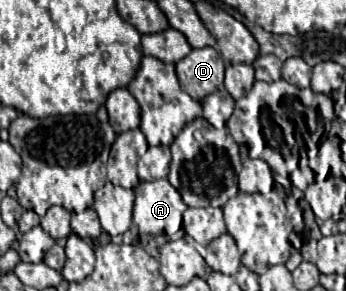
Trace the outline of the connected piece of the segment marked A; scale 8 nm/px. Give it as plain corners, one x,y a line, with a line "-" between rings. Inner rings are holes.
166,179
140,181
134,189
133,223
144,235
174,235
182,227
182,213
188,209
180,193

